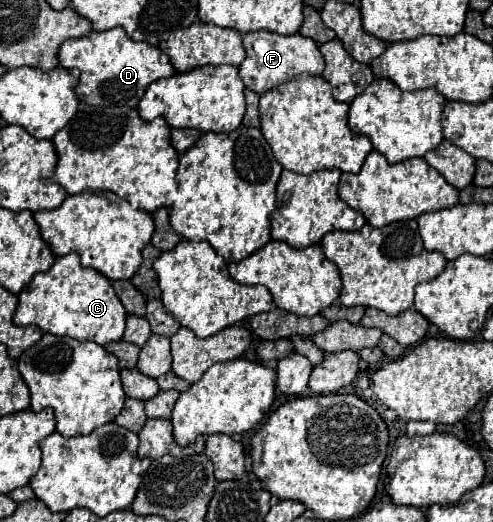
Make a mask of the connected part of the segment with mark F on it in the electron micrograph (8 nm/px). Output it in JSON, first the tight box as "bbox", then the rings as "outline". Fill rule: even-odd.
{"bbox":[240,30,326,94],"outline":[[[268,30],[248,32],[244,36],[244,49],[246,58],[240,64],[240,78],[242,78],[244,86],[256,94],[266,94],[274,86],[286,84],[300,74],[320,76],[326,66],[318,44],[312,38],[302,38],[300,34],[280,36],[280,34],[274,34]]]}

